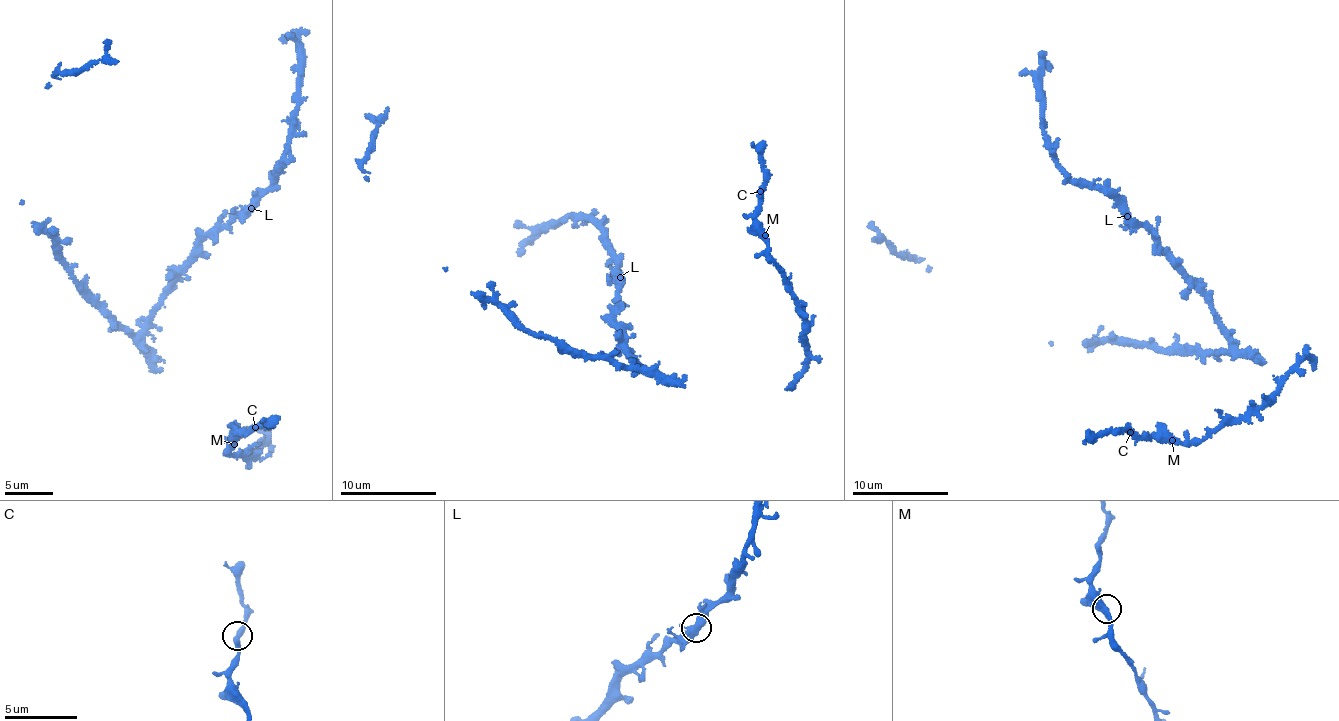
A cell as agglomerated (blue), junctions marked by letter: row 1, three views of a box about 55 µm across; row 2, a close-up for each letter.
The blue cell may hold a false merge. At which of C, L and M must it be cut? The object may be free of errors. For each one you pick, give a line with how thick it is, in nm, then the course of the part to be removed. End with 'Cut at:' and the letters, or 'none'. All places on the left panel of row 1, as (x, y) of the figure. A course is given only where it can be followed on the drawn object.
Cut at: none

